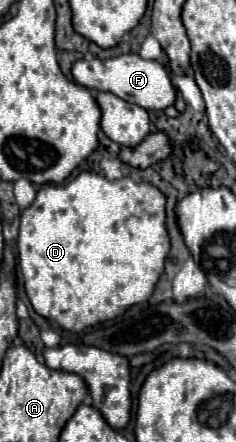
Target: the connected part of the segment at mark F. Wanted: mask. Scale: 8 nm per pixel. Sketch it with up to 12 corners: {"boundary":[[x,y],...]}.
{"boundary":[[139,54],[77,60],[77,84],[145,110],[175,104],[165,66]]}

